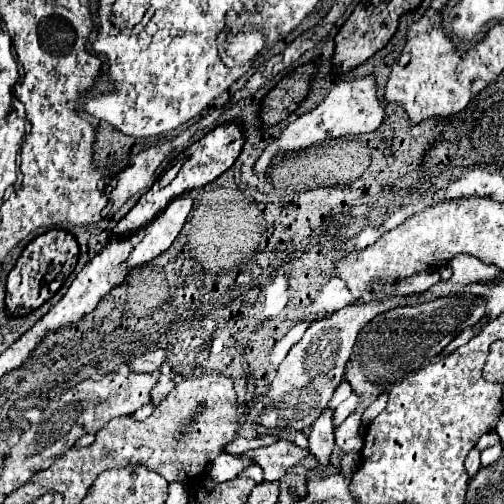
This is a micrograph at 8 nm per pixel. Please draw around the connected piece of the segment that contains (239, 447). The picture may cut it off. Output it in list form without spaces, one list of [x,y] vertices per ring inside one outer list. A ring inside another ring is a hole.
[[[238,436],[230,444],[226,444],[224,452],[242,454],[242,452],[246,452],[250,448],[258,448],[262,444],[274,444],[274,442],[278,442],[278,438],[274,438],[274,436],[262,436],[262,438],[244,438],[244,436]]]

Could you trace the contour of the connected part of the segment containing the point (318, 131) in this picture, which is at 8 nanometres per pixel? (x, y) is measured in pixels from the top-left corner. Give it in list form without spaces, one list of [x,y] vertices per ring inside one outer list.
[[[368,74],[364,78],[354,78],[354,80],[344,80],[334,84],[334,88],[328,92],[328,96],[324,98],[324,102],[314,108],[312,112],[296,118],[278,140],[274,140],[264,154],[260,156],[260,160],[256,162],[256,172],[266,172],[272,158],[280,156],[284,152],[296,152],[296,150],[304,150],[312,144],[320,144],[324,140],[330,138],[338,138],[338,136],[346,136],[346,134],[362,134],[362,132],[374,132],[384,120],[384,102],[378,100],[376,96],[376,76]]]

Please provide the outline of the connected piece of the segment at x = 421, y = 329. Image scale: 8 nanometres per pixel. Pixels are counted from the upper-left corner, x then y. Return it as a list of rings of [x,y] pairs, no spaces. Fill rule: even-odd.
[[[444,296],[414,306],[398,306],[370,320],[370,324],[366,324],[366,328],[362,328],[356,338],[352,362],[348,360],[344,374],[354,394],[334,410],[334,428],[344,422],[336,430],[336,446],[344,452],[360,454],[364,440],[358,436],[358,428],[362,424],[364,410],[390,386],[402,382],[408,372],[420,370],[428,362],[428,358],[440,354],[462,330],[476,326],[484,316],[484,308],[486,302],[480,296]],[[356,394],[360,396],[360,402]]]

